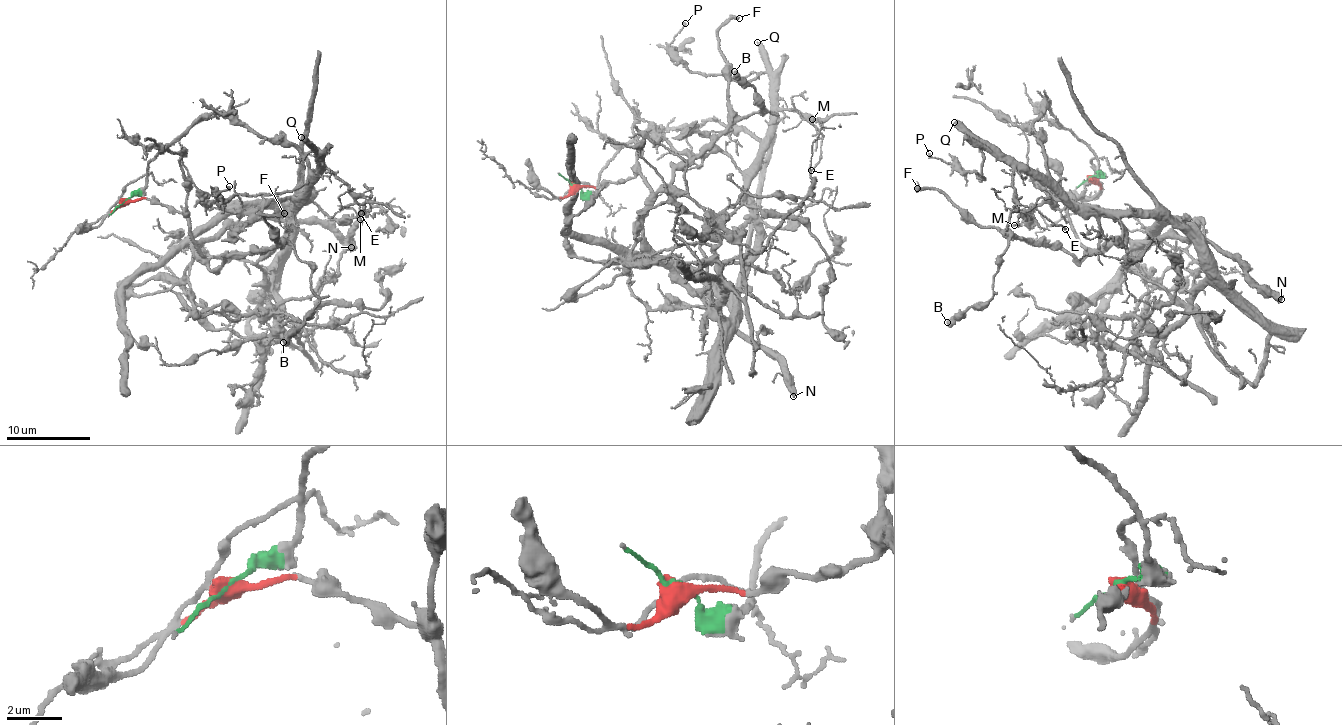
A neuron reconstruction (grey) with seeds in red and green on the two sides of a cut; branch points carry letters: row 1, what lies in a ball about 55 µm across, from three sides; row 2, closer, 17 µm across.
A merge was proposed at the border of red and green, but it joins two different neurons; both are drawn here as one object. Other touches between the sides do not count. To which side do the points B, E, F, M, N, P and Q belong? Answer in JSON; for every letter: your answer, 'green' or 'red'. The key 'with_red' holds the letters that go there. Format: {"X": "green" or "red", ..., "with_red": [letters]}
{"B": "red", "E": "green", "F": "red", "M": "green", "N": "red", "P": "green", "Q": "green", "with_red": ["B", "F", "N"]}

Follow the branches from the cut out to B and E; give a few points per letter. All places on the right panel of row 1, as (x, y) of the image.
B: (1089, 178), (1068, 209), (1083, 253), (1078, 261), (1061, 247), (1011, 237), (993, 296), (946, 322)
E: (1089, 178), (1097, 156), (1047, 100), (1033, 121), (1046, 172), (1016, 172), (1013, 194), (1065, 229)

